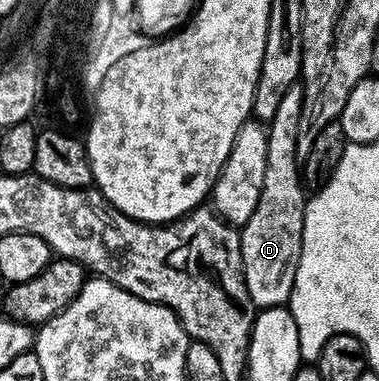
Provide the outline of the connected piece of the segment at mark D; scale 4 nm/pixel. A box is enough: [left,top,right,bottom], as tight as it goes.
[239,82,308,309]

